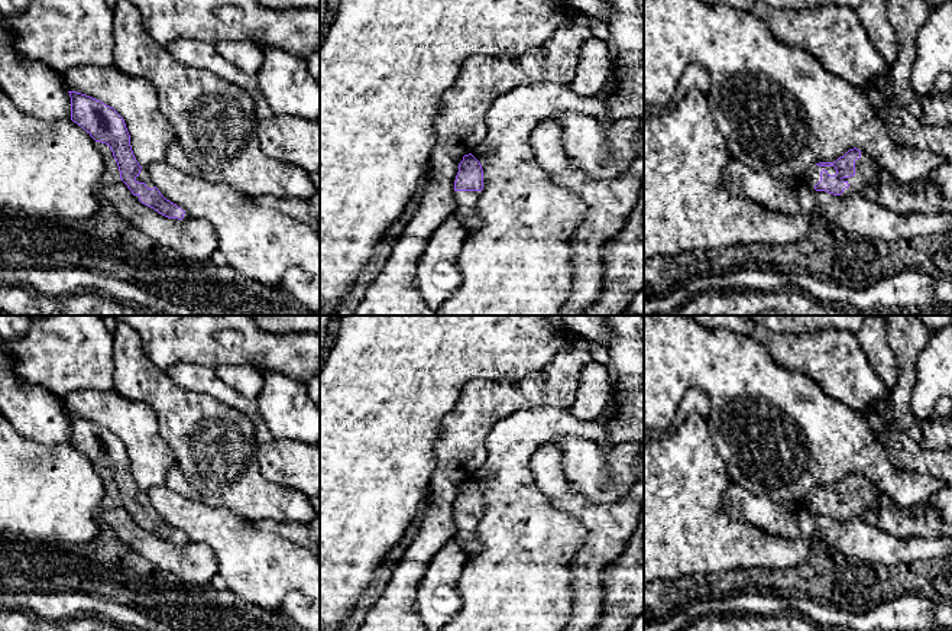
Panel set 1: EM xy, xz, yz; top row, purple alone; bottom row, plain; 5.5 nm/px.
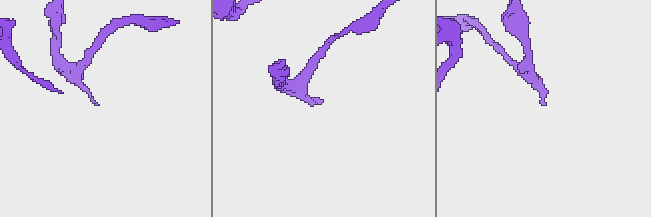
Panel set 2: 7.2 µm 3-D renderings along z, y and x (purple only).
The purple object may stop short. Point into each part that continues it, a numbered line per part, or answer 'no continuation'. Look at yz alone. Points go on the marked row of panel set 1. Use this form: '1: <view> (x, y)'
1: yz (813, 174)

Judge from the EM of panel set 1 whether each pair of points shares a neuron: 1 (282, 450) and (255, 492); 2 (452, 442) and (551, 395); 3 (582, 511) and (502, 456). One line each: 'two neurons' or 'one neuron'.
1: two neurons
2: one neuron
3: two neurons

